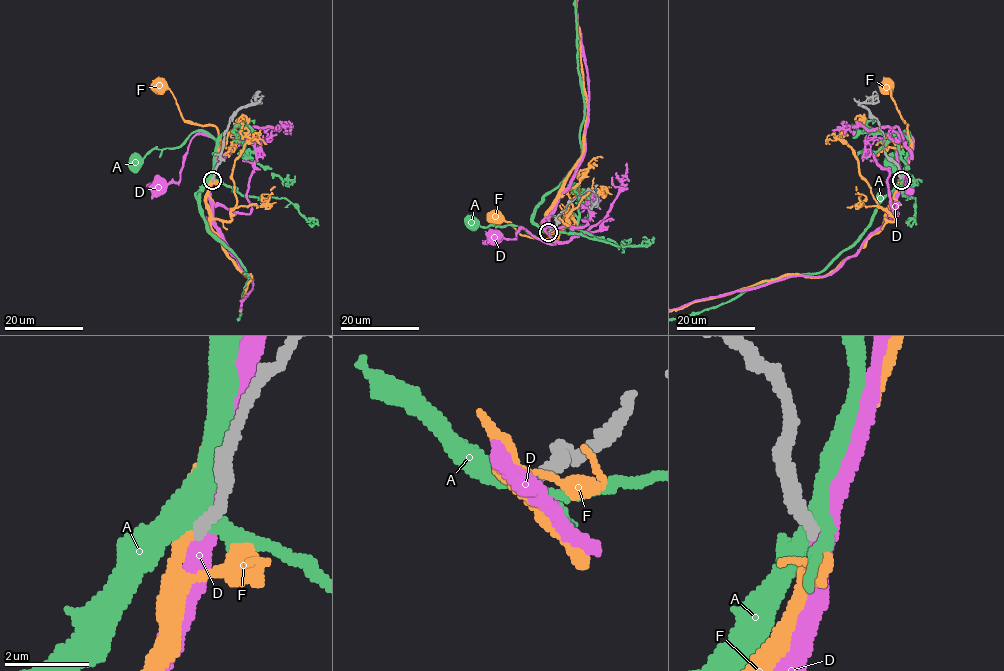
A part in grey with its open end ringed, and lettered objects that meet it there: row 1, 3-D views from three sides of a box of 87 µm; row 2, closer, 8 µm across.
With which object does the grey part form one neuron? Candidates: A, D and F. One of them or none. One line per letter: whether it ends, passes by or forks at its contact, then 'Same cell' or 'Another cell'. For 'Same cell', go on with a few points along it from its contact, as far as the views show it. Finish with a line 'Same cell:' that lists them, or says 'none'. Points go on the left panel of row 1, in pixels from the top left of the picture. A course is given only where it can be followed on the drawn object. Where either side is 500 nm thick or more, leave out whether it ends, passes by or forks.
A: It forks there. Another cell
D: It passes by. Same cell
F: It passes by. Another cell
Same cell: D

